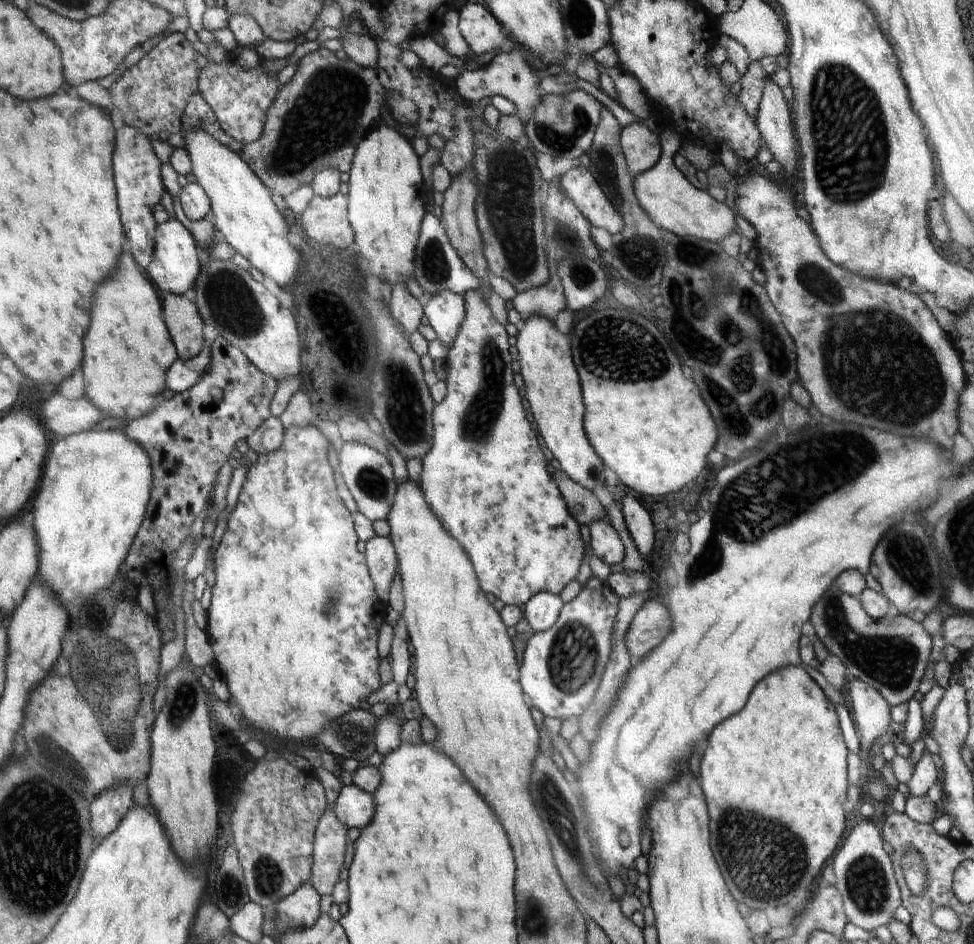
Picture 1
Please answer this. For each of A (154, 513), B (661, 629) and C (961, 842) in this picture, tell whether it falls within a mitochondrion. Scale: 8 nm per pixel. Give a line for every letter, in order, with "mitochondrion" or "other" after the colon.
A: other
B: other
C: other

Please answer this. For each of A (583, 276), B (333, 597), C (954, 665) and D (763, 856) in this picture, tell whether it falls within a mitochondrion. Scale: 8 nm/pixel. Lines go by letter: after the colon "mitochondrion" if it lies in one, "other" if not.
A: mitochondrion
B: mitochondrion
C: other
D: mitochondrion

